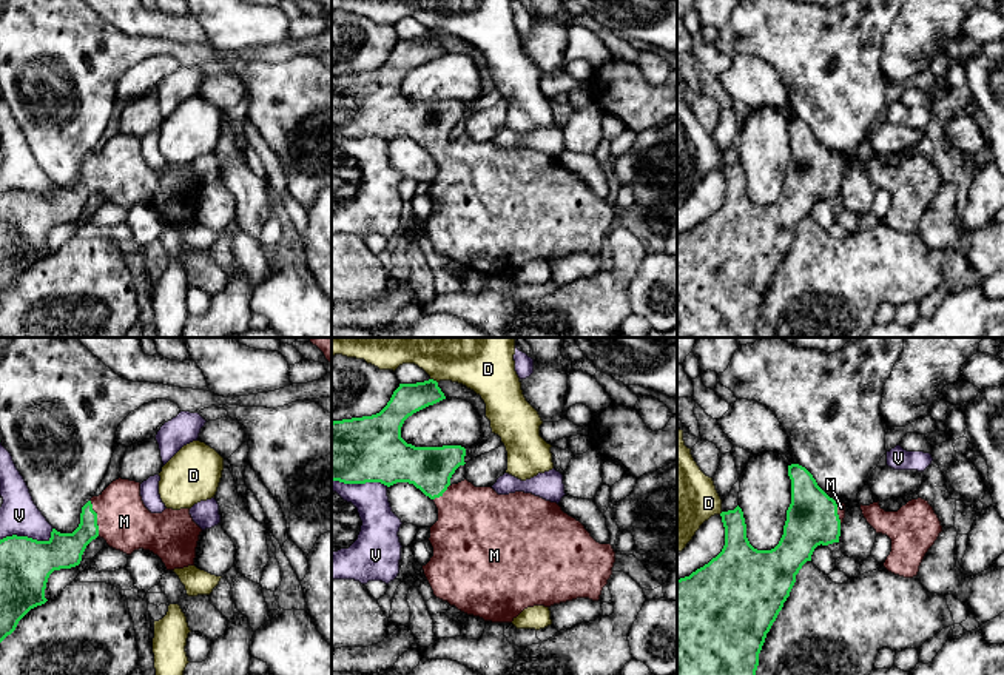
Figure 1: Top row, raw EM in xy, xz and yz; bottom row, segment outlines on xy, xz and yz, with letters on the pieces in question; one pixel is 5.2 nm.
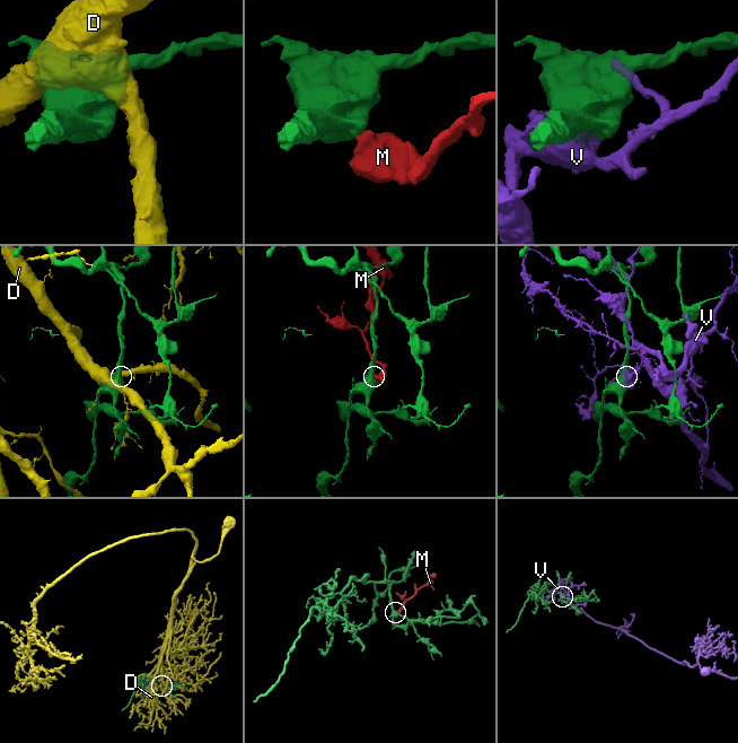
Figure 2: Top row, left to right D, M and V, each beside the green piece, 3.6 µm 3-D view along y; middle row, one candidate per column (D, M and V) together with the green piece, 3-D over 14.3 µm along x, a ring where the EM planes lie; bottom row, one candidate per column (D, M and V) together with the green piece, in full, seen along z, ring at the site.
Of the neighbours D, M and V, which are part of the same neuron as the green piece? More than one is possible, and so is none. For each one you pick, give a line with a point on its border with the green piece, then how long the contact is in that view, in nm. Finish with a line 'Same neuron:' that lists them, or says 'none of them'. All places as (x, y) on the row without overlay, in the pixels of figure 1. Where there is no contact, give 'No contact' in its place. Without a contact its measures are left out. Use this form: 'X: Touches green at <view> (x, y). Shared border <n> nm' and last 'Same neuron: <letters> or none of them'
M: Touches green at xy (96, 173). Shared border 190 nm
Same neuron: M

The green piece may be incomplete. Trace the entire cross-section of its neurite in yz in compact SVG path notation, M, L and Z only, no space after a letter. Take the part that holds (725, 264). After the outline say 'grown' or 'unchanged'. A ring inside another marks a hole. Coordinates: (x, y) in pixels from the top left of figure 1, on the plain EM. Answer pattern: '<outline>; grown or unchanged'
M799 119L788 120L788 131L791 134L791 159L787 165L783 190L774 203L757 205L750 199L743 166L737 160L734 165L720 168L725 182L722 207L689 231L677 234L677 338L757 338L759 308L766 288L790 251L796 230L807 216L811 216L817 200L839 197L845 159L830 153L813 129Z; grown

